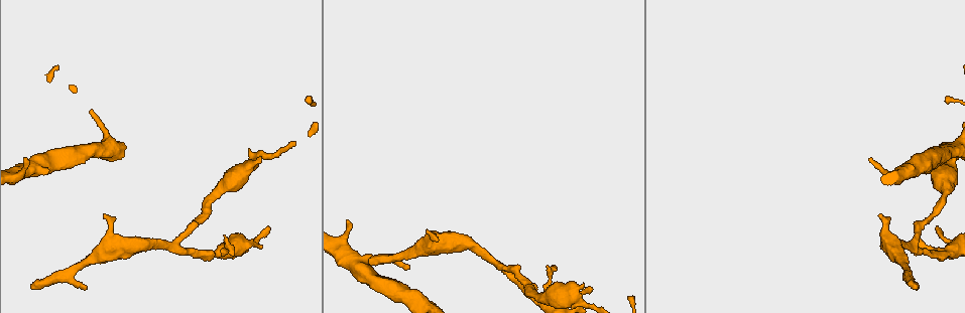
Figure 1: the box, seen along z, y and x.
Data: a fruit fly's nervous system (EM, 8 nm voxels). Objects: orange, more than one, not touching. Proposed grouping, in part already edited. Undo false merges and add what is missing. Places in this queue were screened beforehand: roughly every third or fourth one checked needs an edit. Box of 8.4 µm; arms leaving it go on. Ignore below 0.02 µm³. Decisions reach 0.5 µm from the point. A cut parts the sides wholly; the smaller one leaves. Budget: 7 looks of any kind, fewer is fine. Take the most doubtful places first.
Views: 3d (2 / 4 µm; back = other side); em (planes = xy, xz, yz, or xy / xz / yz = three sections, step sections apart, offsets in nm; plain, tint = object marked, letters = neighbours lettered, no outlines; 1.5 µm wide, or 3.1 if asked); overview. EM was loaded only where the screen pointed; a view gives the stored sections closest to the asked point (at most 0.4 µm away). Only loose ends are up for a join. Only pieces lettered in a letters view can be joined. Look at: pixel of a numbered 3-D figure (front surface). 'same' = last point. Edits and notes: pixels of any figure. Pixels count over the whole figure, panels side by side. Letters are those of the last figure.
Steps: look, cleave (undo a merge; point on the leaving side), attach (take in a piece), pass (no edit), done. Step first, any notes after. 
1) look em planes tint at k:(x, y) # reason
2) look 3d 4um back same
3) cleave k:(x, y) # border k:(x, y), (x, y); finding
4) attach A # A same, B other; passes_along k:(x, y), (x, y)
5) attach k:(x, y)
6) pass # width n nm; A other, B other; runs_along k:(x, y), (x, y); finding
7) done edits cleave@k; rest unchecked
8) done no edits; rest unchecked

look em planes letters at 1:(26, 158) # free end

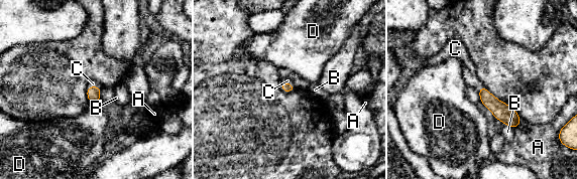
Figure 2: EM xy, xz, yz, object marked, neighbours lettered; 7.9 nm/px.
attach C # longest_contact A 120 nm; A other, B other, C same, D other; passes_along 2:(501, 111), (481, 86), (469, 72); the neuron continues

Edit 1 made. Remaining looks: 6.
look em planes letters at 1:(32, 286)

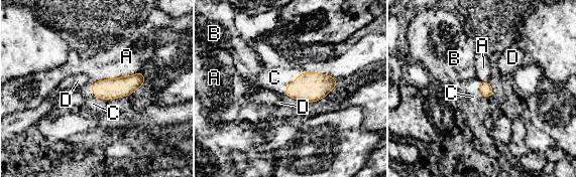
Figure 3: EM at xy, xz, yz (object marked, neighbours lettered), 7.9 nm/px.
attach C # A other, B other, C same, D other; passes_along 3:(309, 86), (320, 73), (320, 64); it goes on there

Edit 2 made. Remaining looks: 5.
done edits attach@2, attach@3; rest unchecked

